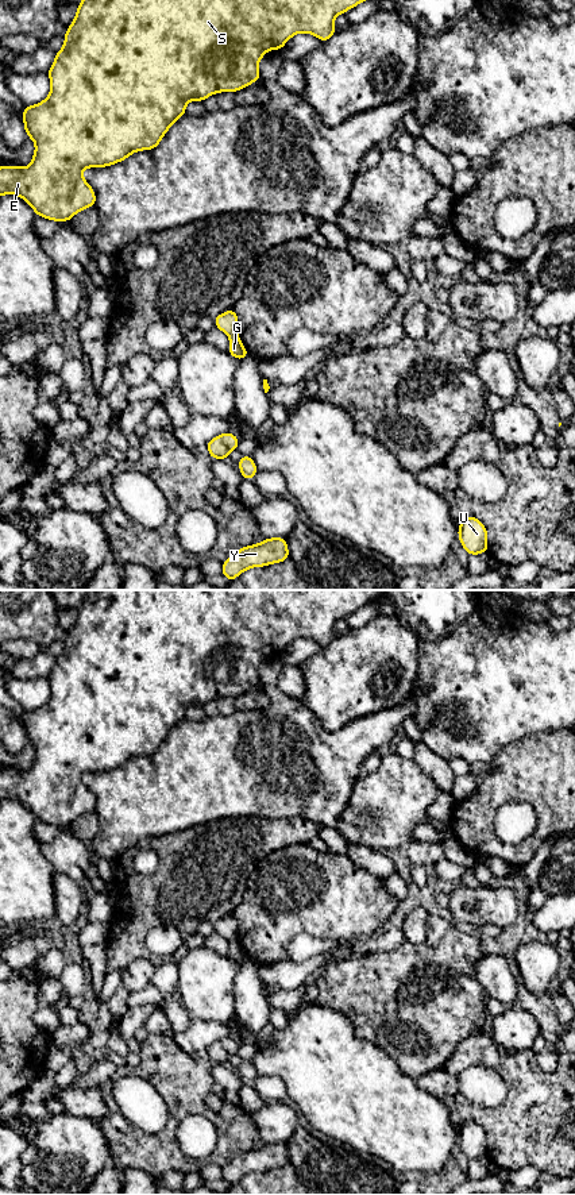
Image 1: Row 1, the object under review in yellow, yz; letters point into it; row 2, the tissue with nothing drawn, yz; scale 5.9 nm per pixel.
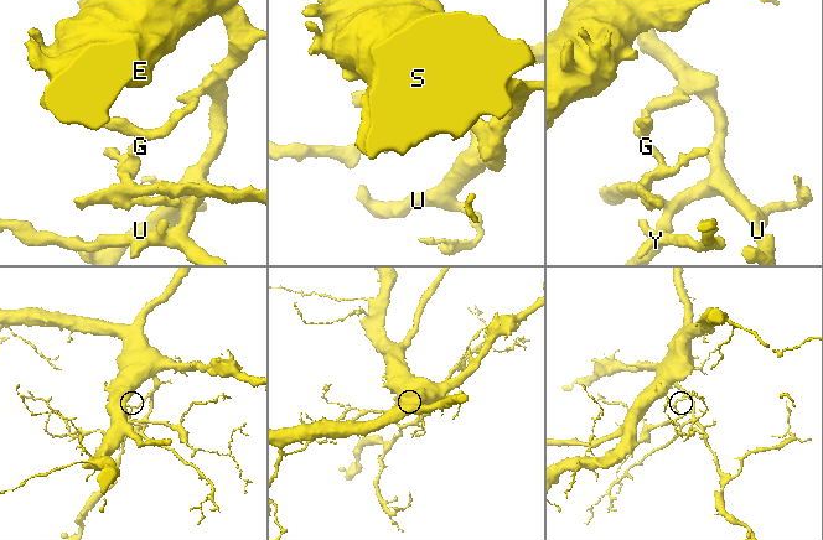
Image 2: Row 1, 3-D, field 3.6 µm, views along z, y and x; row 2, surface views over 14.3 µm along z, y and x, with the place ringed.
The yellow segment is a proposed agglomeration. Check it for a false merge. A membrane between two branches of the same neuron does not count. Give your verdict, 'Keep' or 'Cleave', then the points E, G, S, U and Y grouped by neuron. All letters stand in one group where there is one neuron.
Cleave. Groups: E S U Y / G

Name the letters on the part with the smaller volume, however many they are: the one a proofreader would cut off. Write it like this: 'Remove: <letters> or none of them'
Remove: G

